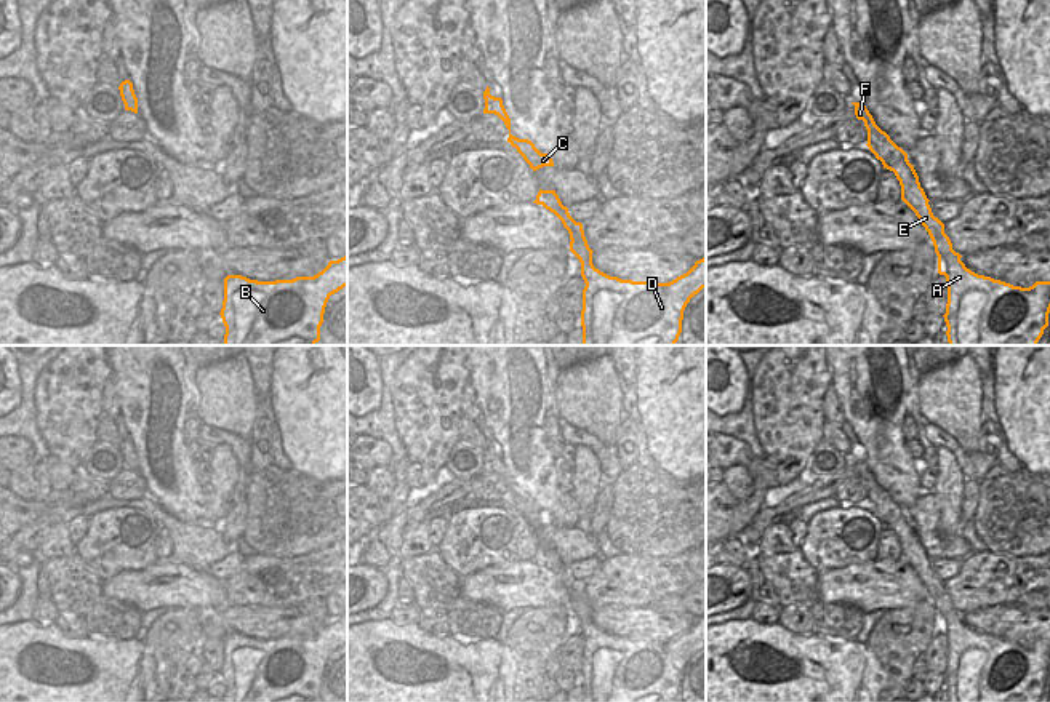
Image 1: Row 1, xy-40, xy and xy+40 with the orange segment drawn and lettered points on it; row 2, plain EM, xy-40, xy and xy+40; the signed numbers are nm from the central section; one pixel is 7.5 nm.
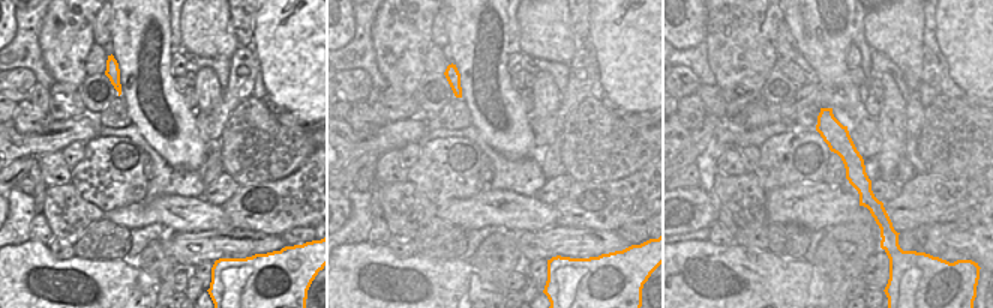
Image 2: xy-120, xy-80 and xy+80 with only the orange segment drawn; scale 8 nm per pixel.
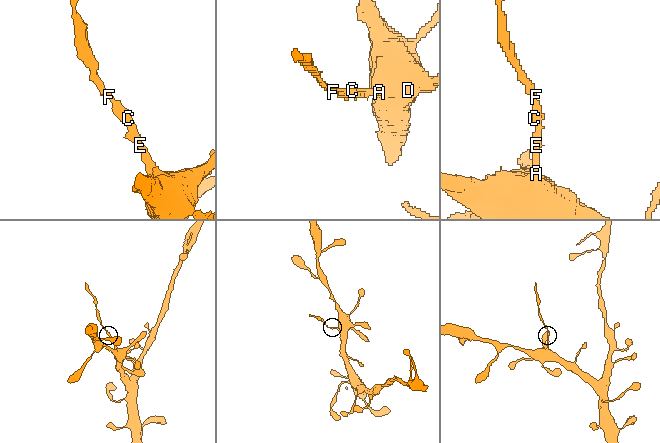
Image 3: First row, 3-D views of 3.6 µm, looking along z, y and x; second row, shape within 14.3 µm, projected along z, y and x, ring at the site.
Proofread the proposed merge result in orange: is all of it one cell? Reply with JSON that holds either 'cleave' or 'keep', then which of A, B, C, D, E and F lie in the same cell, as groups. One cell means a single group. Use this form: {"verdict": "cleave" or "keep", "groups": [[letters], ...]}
{"verdict": "cleave", "groups": [["A", "B", "D"], ["C", "E", "F"]]}

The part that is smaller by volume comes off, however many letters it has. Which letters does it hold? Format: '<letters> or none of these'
C, E, F.

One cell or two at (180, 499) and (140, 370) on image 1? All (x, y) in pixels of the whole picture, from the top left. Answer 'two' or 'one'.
one

